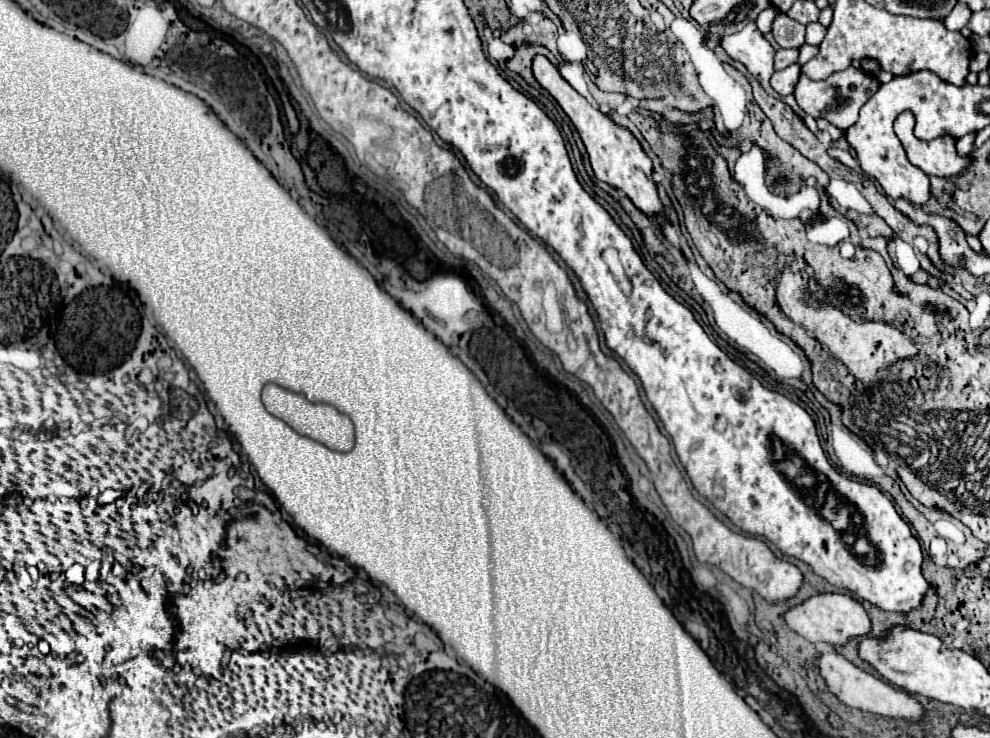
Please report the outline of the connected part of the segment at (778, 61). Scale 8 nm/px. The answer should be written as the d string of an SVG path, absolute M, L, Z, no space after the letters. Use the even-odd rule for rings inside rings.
M797 48L777 50L777 54L775 54L775 68L777 68L777 70L783 70L783 68L795 64L797 58L799 58L799 50L797 50Z

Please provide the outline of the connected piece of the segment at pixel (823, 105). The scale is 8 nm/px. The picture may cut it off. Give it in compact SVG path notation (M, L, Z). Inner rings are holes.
M849 66L847 70L837 72L837 74L829 76L827 80L819 80L819 82L809 80L805 74L801 74L797 88L795 88L795 98L797 98L797 104L809 116L825 118L829 124L833 124L841 130L847 130L849 126L853 126L857 122L861 106L879 90L879 86L881 86L881 82L873 74L867 74L863 70Z

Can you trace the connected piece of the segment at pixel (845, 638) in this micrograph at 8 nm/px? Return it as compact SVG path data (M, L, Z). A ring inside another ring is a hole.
M847 594L813 596L813 598L805 600L801 606L789 610L785 614L785 622L799 636L807 638L813 644L823 644L823 646L845 646L853 638L869 636L869 630L871 630L871 620L869 620L867 612L863 610L863 606L859 602L855 602Z

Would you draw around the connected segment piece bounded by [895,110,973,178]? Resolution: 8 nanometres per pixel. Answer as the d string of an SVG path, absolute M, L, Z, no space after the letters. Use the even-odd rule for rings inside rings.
M909 110L901 112L895 120L895 134L901 140L909 162L921 168L927 176L939 176L939 178L959 176L973 164L971 154L967 156L957 154L957 148L955 148L957 138L939 136L935 140L925 142L915 138L913 126L915 126L913 112Z

